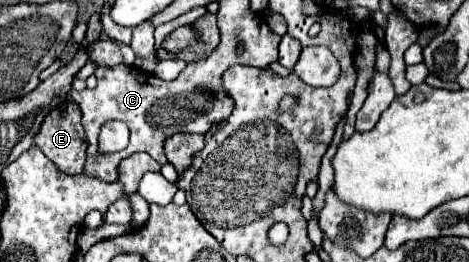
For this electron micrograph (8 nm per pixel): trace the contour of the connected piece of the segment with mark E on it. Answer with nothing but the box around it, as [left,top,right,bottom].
[35,100,85,174]

